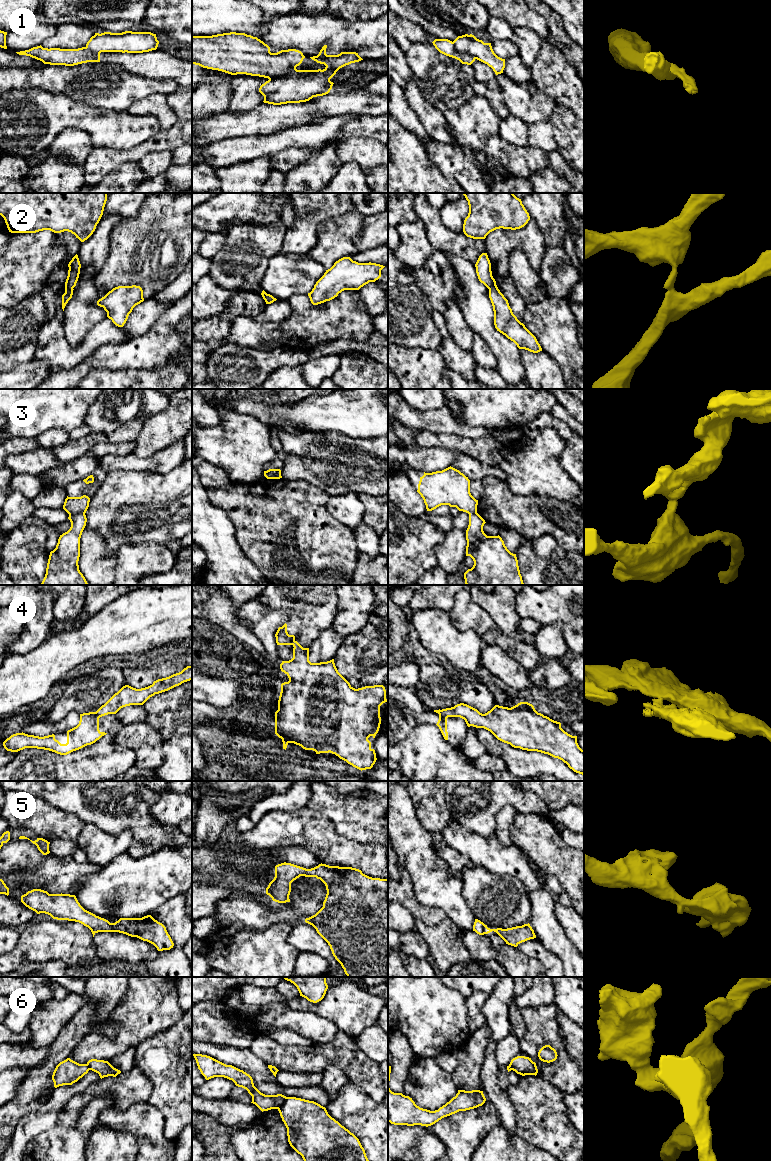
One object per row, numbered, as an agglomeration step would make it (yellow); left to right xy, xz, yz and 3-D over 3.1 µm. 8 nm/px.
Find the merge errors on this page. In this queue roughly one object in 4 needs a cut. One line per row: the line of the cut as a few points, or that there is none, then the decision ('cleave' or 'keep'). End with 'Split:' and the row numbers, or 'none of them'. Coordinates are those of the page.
1: cut in xz along (295, 68), (291, 69), (284, 76), (269, 79); cleave
2: cut in xy along (72, 288), (65, 290); cleave
3: cut in xy along (84, 512), (76, 512), (69, 515); cleave
4: cut in yz along (439, 713), (447, 717); cleave
5: no cut; keep
6: cut in xz along (286, 1097), (277, 1108); cleave
Split: 1, 2, 3, 4, 6

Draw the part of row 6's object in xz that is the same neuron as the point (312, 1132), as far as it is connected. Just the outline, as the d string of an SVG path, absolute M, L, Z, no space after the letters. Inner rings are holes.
M286 1097L278 1108L287 1128L290 1146L304 1161L369 1161L359 1139L332 1118L320 1104L296 1097Z

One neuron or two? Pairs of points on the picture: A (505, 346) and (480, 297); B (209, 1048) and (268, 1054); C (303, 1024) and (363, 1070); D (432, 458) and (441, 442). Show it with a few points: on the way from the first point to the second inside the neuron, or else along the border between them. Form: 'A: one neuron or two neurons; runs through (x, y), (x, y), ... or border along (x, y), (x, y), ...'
A: one neuron; runs through (493, 334), (482, 323), (480, 309)
B: two neurons; border along (249, 1048), (267, 1065)
C: two neurons; border along (340, 1030), (331, 1040), (322, 1044), (313, 1044)
D: two neurons; border along (418, 445), (454, 449), (457, 452)

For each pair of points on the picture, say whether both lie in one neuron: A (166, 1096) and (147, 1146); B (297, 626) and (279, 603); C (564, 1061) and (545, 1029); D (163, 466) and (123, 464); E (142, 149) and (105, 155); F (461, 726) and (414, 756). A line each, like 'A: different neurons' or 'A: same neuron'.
A: different neurons
B: same neuron
C: same neuron
D: same neuron
E: same neuron
F: different neurons

